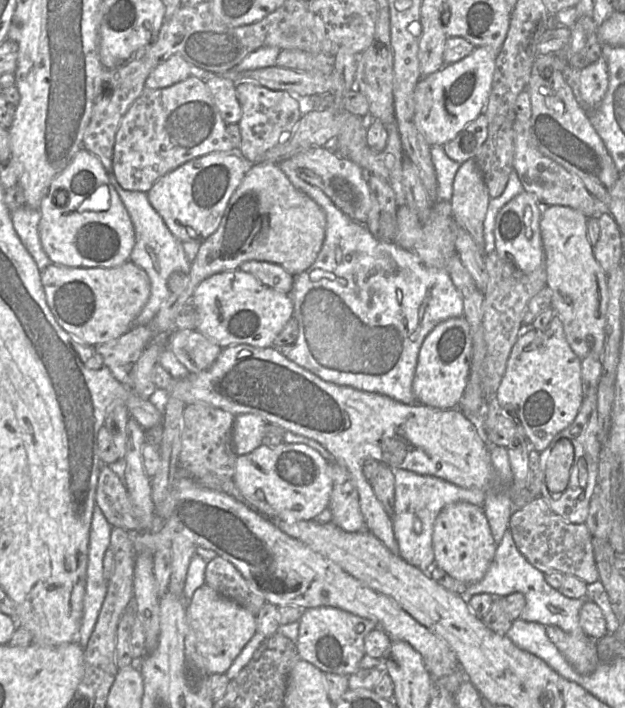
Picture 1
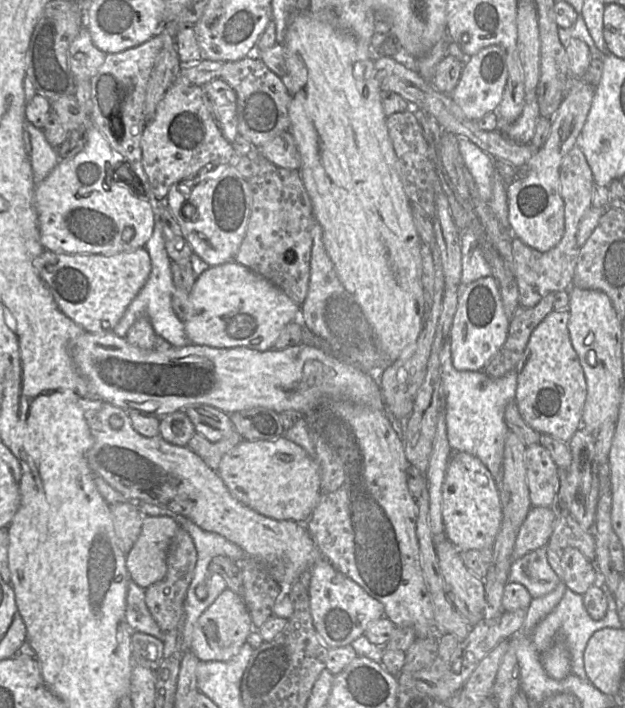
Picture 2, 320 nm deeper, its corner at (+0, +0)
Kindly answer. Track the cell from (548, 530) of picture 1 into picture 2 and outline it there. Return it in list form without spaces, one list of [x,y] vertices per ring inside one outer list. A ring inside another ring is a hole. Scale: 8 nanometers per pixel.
[[[571,514],[557,517],[547,545],[563,550],[568,547],[576,548],[589,561],[595,562],[596,547],[593,532],[584,530]]]

